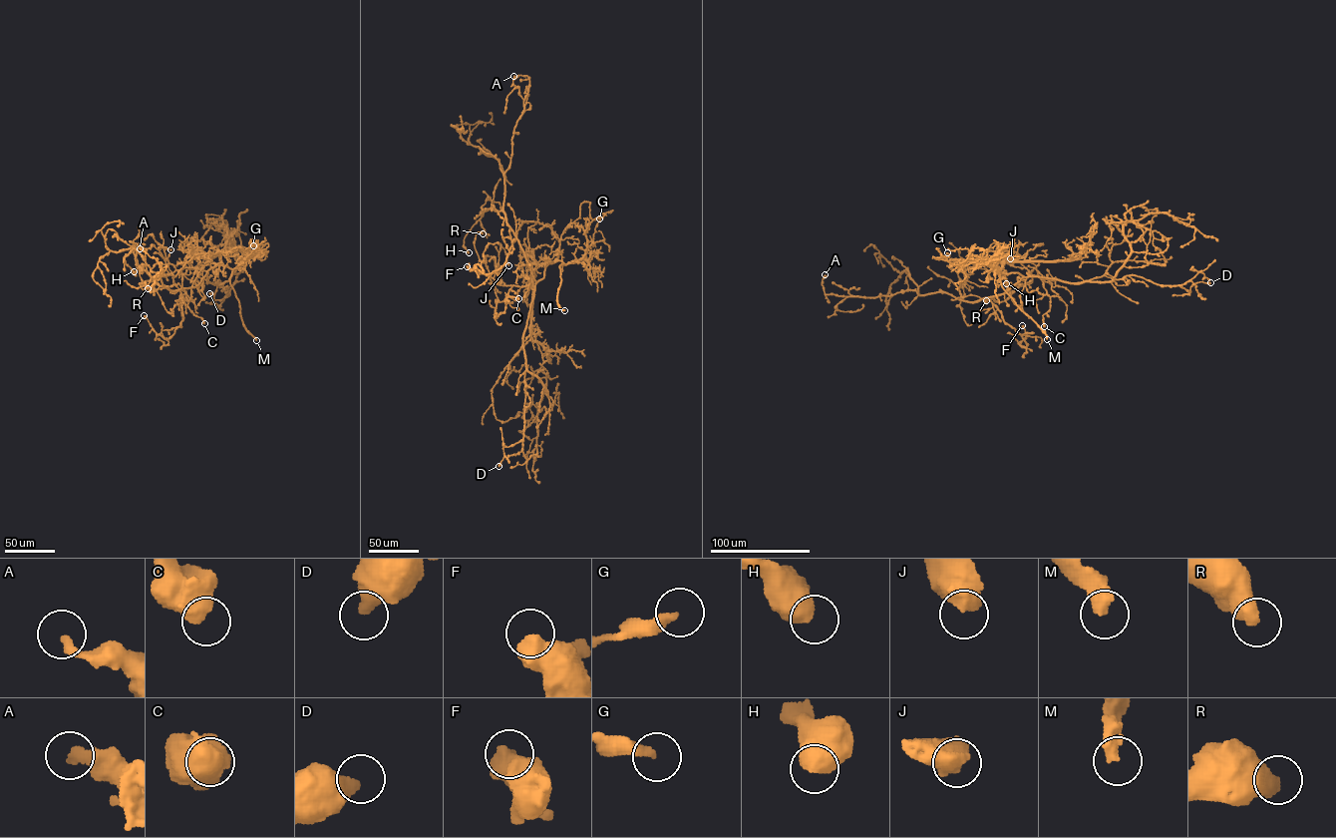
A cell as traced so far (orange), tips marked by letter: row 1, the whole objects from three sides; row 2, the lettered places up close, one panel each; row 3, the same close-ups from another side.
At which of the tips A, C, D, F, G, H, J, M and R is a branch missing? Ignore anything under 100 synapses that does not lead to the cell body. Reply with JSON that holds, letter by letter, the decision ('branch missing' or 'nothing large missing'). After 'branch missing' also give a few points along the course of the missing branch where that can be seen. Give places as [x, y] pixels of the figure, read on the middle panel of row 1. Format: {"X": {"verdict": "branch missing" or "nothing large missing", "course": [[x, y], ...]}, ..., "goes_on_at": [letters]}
{"A": {"verdict": "nothing large missing"}, "C": {"verdict": "nothing large missing"}, "D": {"verdict": "nothing large missing"}, "F": {"verdict": "nothing large missing"}, "G": {"verdict": "nothing large missing"}, "H": {"verdict": "nothing large missing"}, "J": {"verdict": "nothing large missing"}, "M": {"verdict": "branch missing", "course": [[564, 310], [576, 325]]}, "R": {"verdict": "nothing large missing"}, "goes_on_at": ["M"]}

